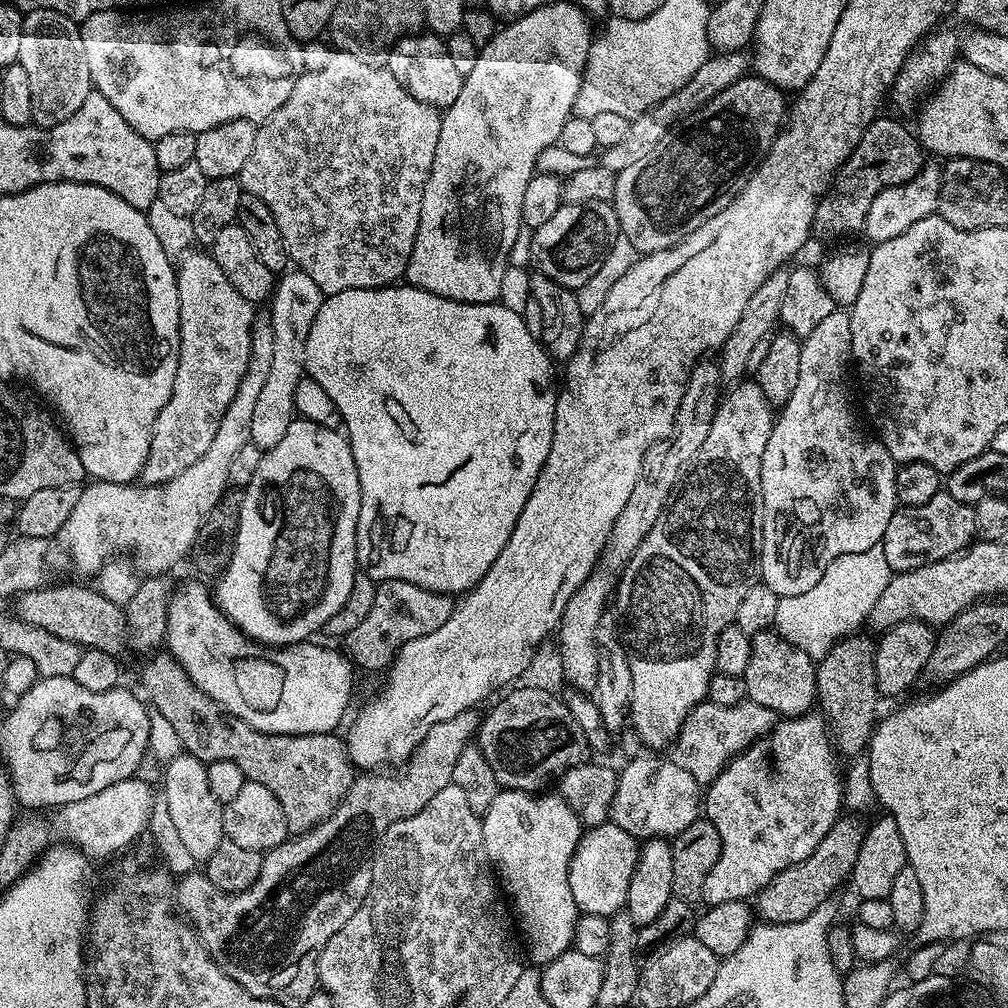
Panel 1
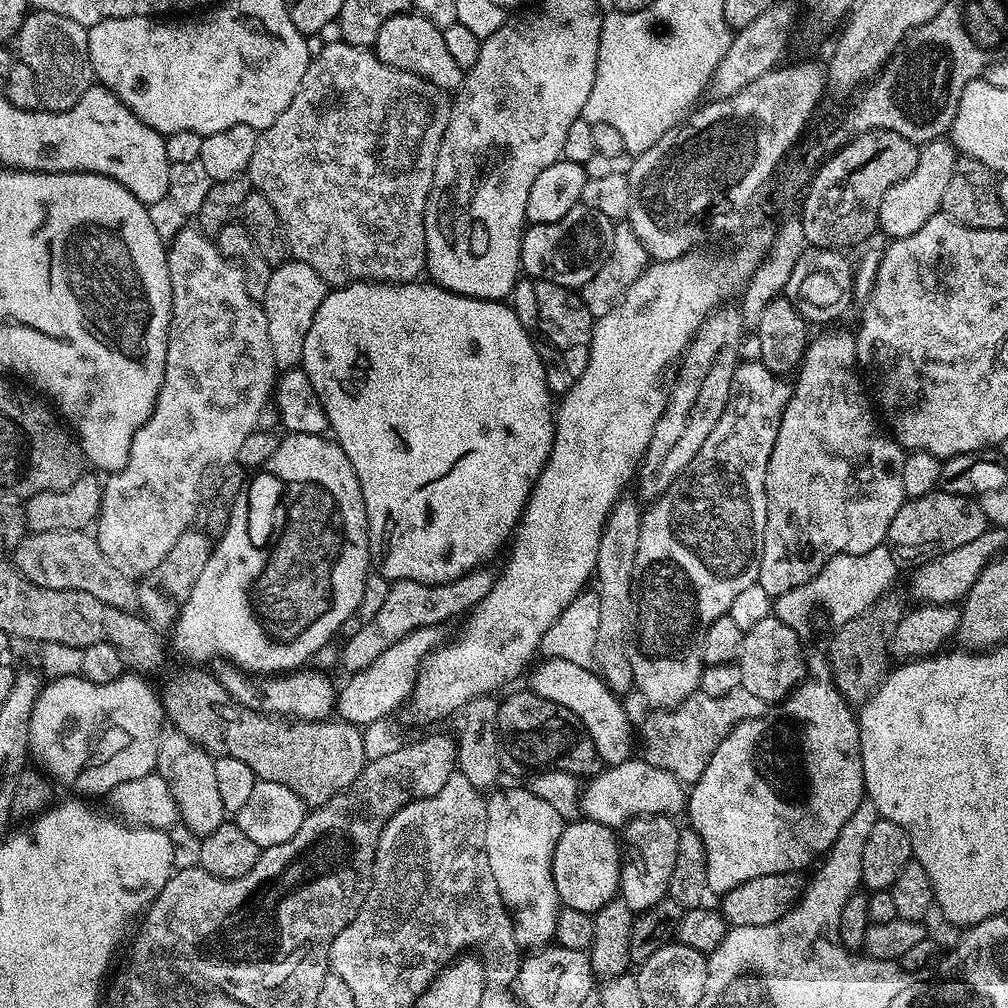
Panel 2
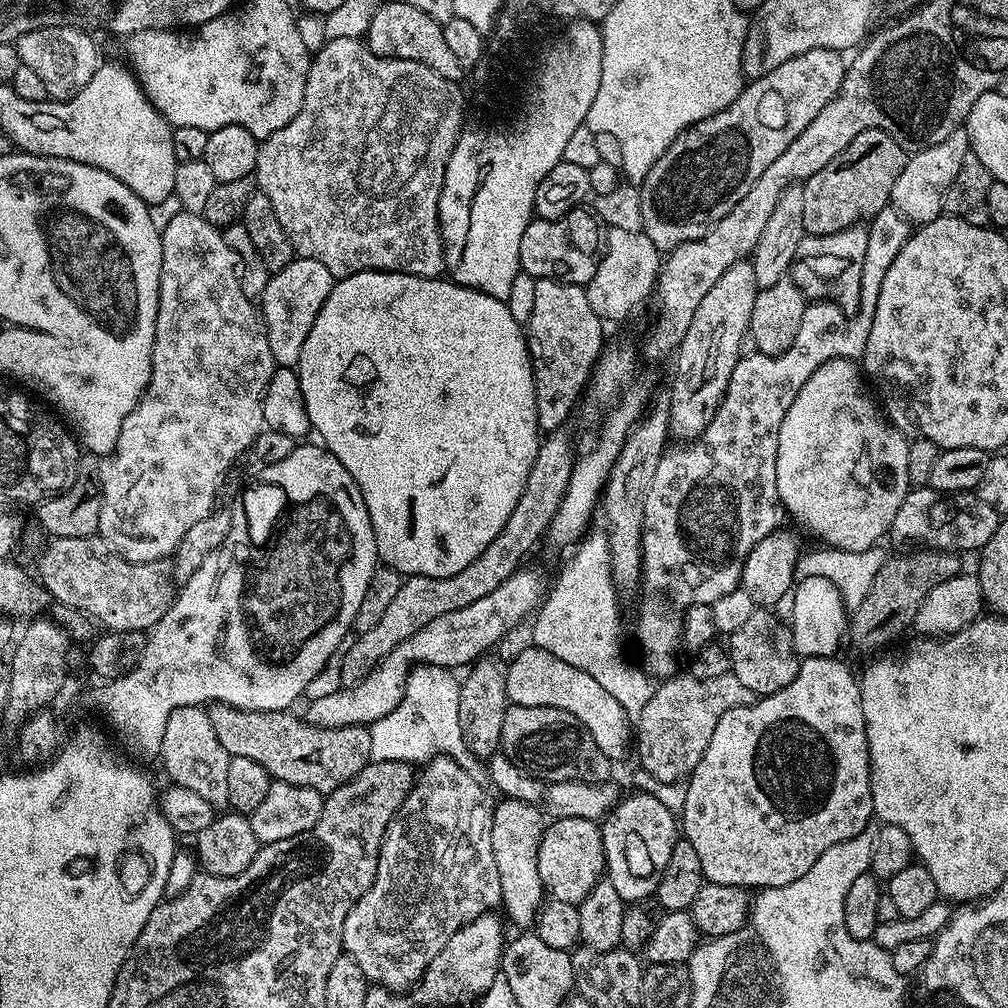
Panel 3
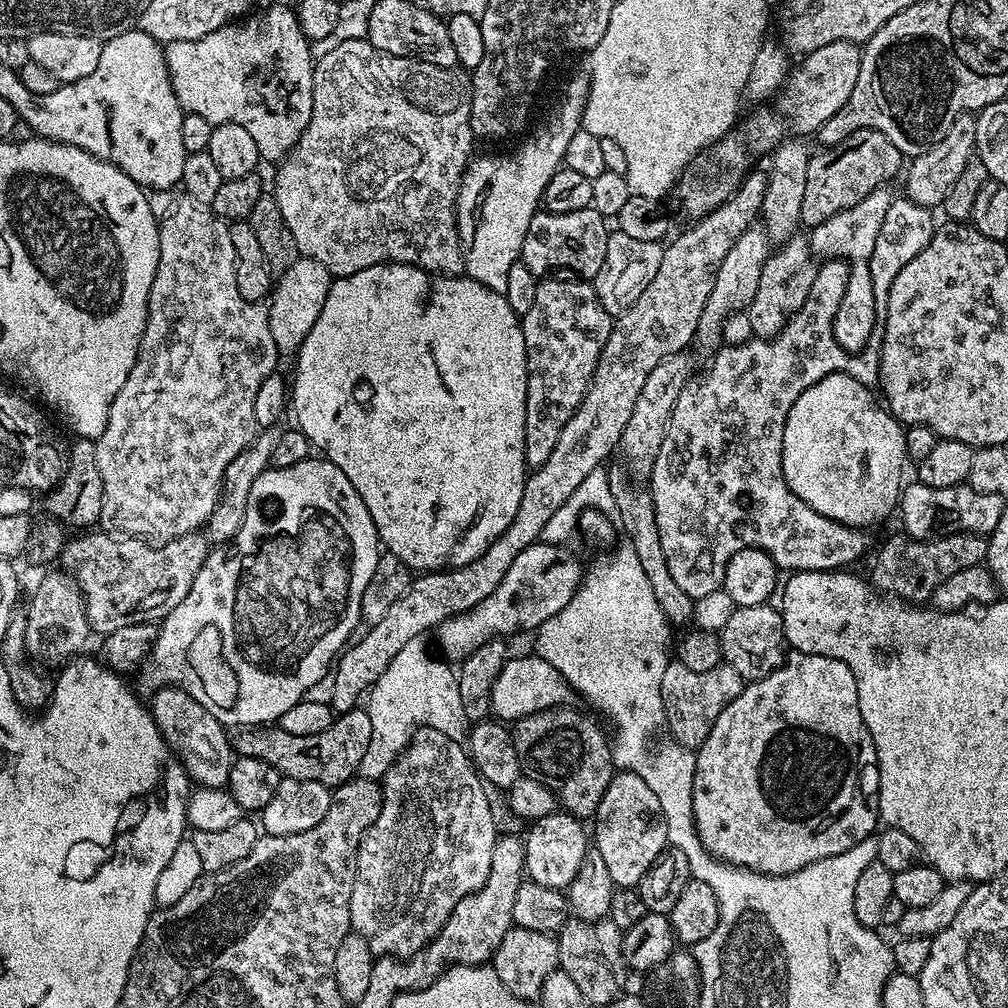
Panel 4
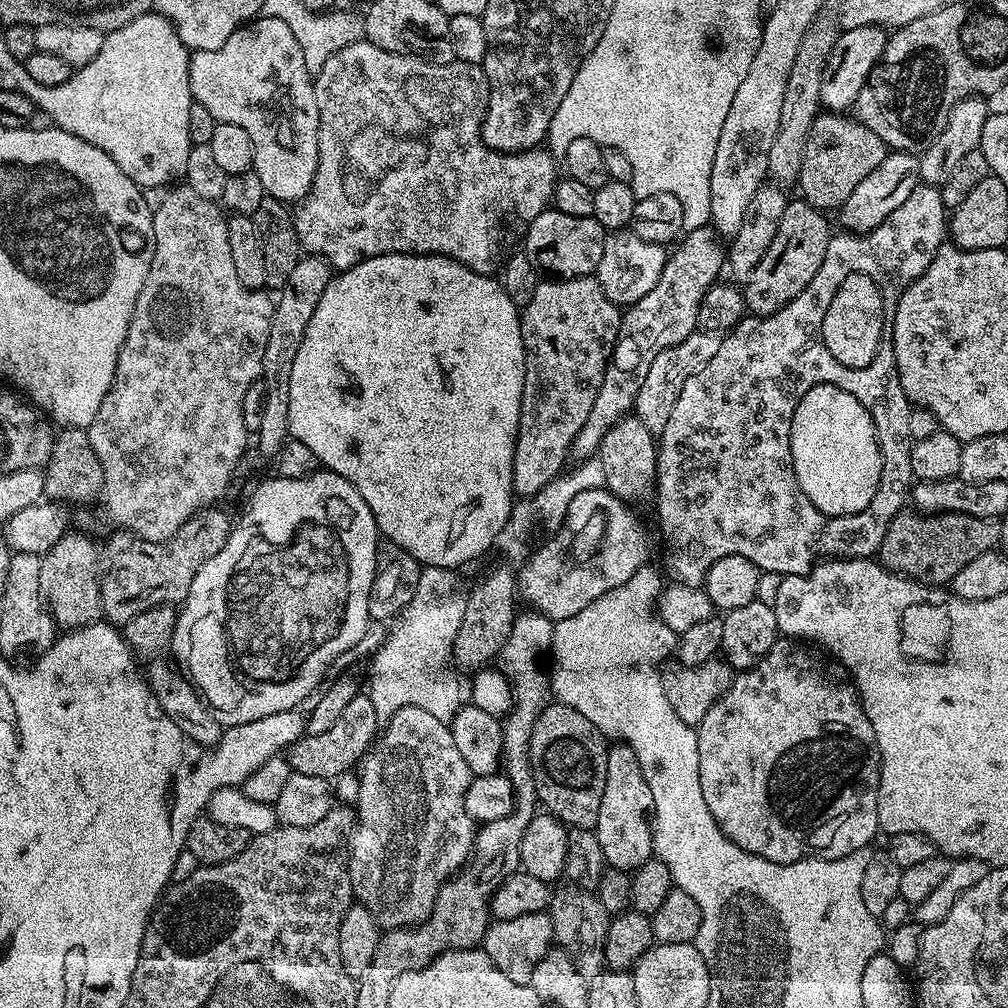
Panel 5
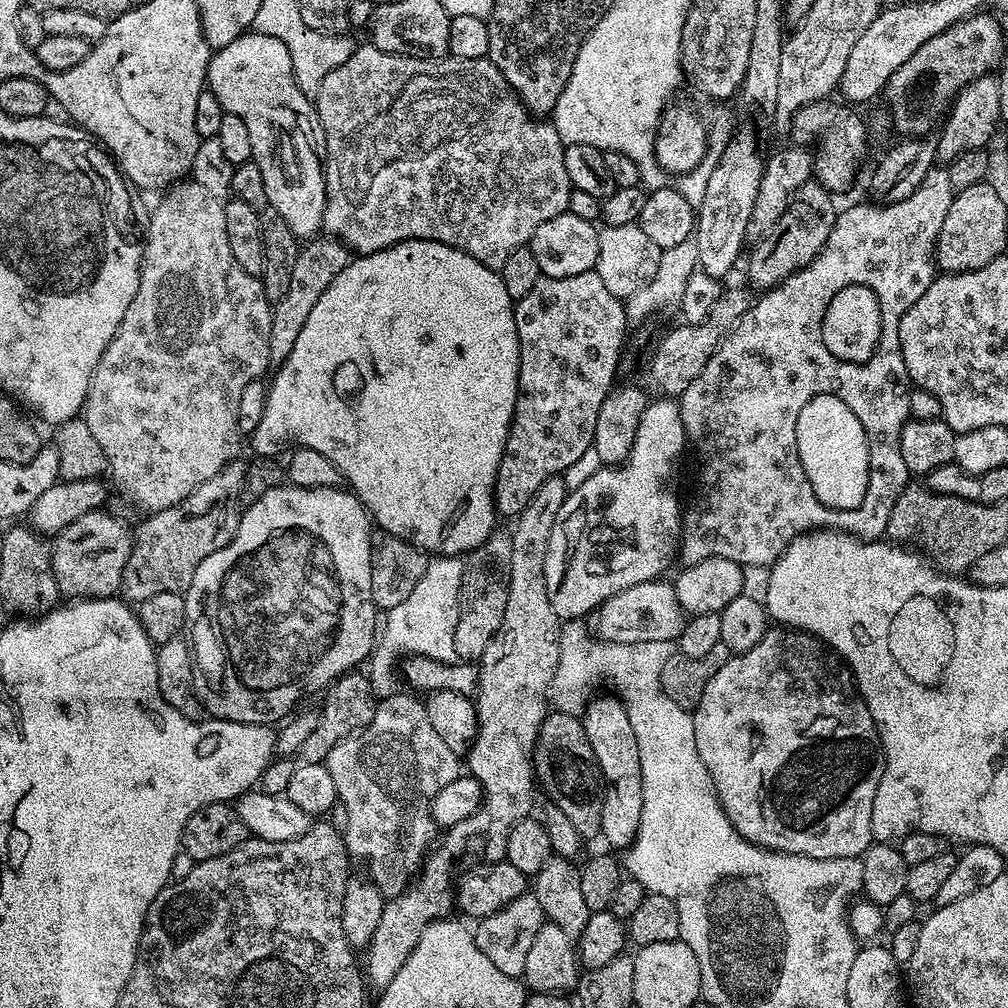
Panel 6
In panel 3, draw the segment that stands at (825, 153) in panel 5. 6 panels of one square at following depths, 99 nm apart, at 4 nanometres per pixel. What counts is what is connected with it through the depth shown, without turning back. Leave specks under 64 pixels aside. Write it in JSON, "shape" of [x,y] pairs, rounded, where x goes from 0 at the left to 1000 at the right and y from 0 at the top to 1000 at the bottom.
{"shape":[[[873,127],[859,129],[827,157],[827,161],[819,161],[812,173],[808,173],[803,179],[797,180],[798,195],[800,204],[796,204],[796,220],[799,231],[803,234],[814,234],[815,232],[831,232],[840,226],[848,226],[854,220],[864,219],[866,214],[870,214],[877,206],[882,205],[887,181],[891,181],[891,173],[899,165],[902,152],[883,133],[879,133]]]}

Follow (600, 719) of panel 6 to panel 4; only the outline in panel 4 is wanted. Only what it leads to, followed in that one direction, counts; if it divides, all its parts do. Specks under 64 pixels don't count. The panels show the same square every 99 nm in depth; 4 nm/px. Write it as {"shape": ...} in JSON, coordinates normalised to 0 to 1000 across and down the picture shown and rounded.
{"shape":[[[615,764],[608,769],[605,780],[601,780],[601,788],[597,788],[593,796],[589,816],[589,839],[593,847],[597,847],[612,881],[631,881],[645,859],[649,859],[651,852],[664,840],[657,800],[649,784],[628,766]]]}

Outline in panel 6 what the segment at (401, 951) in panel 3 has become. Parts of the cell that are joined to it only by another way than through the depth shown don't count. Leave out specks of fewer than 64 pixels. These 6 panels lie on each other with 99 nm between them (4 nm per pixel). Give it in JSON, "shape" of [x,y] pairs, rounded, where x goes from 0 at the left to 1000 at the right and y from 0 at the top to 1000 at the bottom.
{"shape":[[[390,688],[380,691],[373,699],[368,716],[335,736],[323,755],[327,772],[331,772],[334,795],[343,800],[345,814],[339,818],[339,828],[345,848],[350,854],[358,853],[365,860],[364,872],[373,877],[383,891],[396,889],[416,866],[423,846],[434,832],[435,817],[427,803],[434,788],[446,780],[446,776],[450,776],[458,766],[457,751],[438,736],[438,731],[427,716],[427,708],[423,708],[422,695],[413,690]]]}

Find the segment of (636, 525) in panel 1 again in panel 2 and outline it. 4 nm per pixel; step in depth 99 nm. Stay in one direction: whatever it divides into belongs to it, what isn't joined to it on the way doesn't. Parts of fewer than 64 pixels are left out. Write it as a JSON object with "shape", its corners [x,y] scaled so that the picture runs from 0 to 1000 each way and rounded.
{"shape":[[[730,304],[711,306],[692,323],[688,335],[675,354],[675,367],[667,380],[667,388],[663,390],[663,402],[657,415],[653,415],[645,442],[633,461],[636,497],[652,496],[666,482],[669,474],[673,474],[673,470],[680,468],[685,458],[688,458],[688,450],[696,446],[696,438],[700,438],[700,435],[704,435],[704,427],[712,423],[712,415],[716,415],[716,407],[720,407],[720,399],[724,395],[724,379],[732,360],[734,338],[739,332],[740,322]]]}

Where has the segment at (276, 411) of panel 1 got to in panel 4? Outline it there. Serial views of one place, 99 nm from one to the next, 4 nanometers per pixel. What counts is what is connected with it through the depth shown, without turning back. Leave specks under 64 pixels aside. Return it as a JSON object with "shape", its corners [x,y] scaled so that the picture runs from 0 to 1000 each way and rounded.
{"shape":[[[298,255],[288,267],[280,270],[273,279],[266,298],[266,318],[275,350],[293,352],[312,319],[319,310],[330,280],[329,272],[317,260]]]}

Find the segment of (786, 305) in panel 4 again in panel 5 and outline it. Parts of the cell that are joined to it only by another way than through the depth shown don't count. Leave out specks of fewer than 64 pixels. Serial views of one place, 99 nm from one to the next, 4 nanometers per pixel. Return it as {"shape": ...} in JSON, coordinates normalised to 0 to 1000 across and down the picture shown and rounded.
{"shape":[[[797,196],[783,201],[772,224],[772,232],[768,232],[768,240],[764,240],[764,248],[756,252],[756,260],[752,260],[742,277],[737,279],[738,302],[745,313],[768,312],[804,284],[804,276],[812,272],[812,264],[815,264],[815,256],[819,256],[819,244],[823,237],[821,218],[817,214],[820,213],[814,207]]]}

